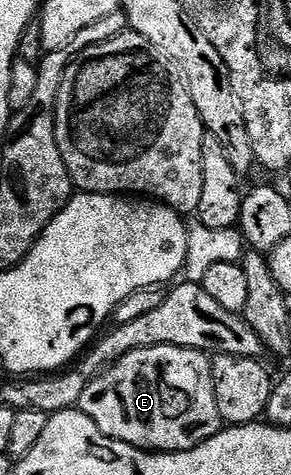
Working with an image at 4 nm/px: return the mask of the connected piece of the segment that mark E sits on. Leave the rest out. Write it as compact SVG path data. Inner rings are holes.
M150 347L137 349L109 370L98 375L81 393L78 410L83 411L105 433L105 437L137 447L140 451L170 453L188 451L213 437L221 429L211 359L204 352L188 347Z

